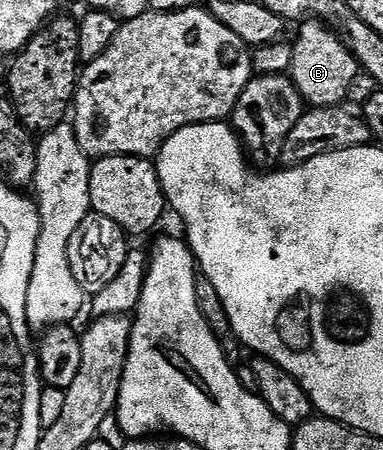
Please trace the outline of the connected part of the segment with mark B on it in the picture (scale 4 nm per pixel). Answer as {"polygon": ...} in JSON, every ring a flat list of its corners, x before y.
{"polygon":[[305,20,300,23,301,35,292,43,293,55,288,77,301,94,302,103,310,107,340,106,348,99,351,80,359,72,355,55,346,46,344,37,324,21]]}

